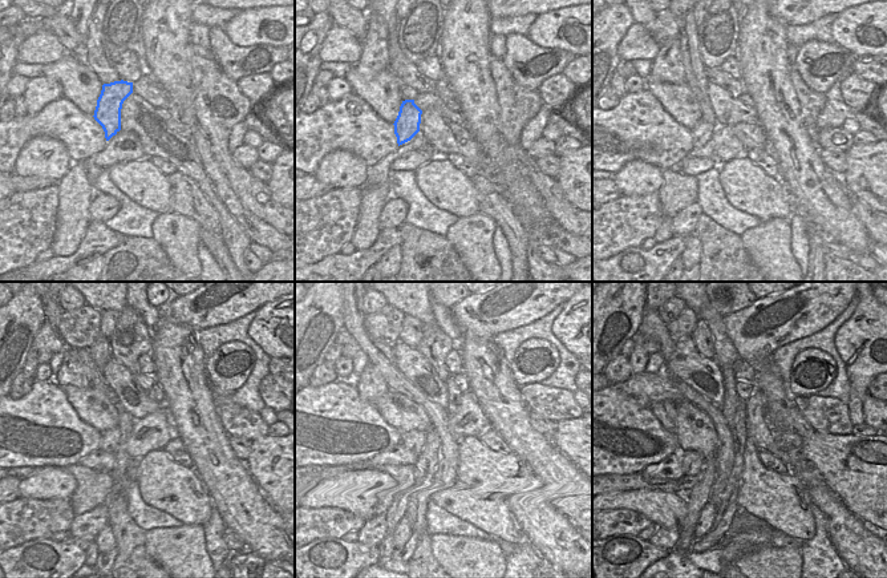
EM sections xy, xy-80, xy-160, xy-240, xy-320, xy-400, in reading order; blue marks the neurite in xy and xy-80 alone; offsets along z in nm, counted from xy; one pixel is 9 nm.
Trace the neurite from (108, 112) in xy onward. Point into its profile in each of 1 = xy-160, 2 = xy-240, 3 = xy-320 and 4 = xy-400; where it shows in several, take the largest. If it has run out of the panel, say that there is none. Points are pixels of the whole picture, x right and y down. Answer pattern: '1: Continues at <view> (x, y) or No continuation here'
1: Continues at xy-160 (701, 133)
2: Continues at xy-240 (110, 439)
3: Continues at xy-320 (410, 444)
4: Continues at xy-400 (691, 460)

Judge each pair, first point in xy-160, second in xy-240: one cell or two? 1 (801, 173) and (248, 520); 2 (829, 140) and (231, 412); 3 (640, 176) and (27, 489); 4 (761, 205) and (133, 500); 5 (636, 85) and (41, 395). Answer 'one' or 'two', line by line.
1: one
2: one
3: one
4: two
5: two

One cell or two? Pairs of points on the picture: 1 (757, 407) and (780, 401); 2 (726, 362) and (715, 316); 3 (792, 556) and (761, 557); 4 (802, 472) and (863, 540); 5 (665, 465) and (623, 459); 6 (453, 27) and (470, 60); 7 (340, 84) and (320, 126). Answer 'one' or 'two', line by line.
1: two
2: one
3: one
4: one
5: two
6: one
7: two

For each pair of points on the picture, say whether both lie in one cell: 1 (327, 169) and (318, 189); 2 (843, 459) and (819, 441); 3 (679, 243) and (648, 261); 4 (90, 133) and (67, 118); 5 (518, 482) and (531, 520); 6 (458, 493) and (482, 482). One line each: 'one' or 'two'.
1: two
2: one
3: one
4: one
5: one
6: one

